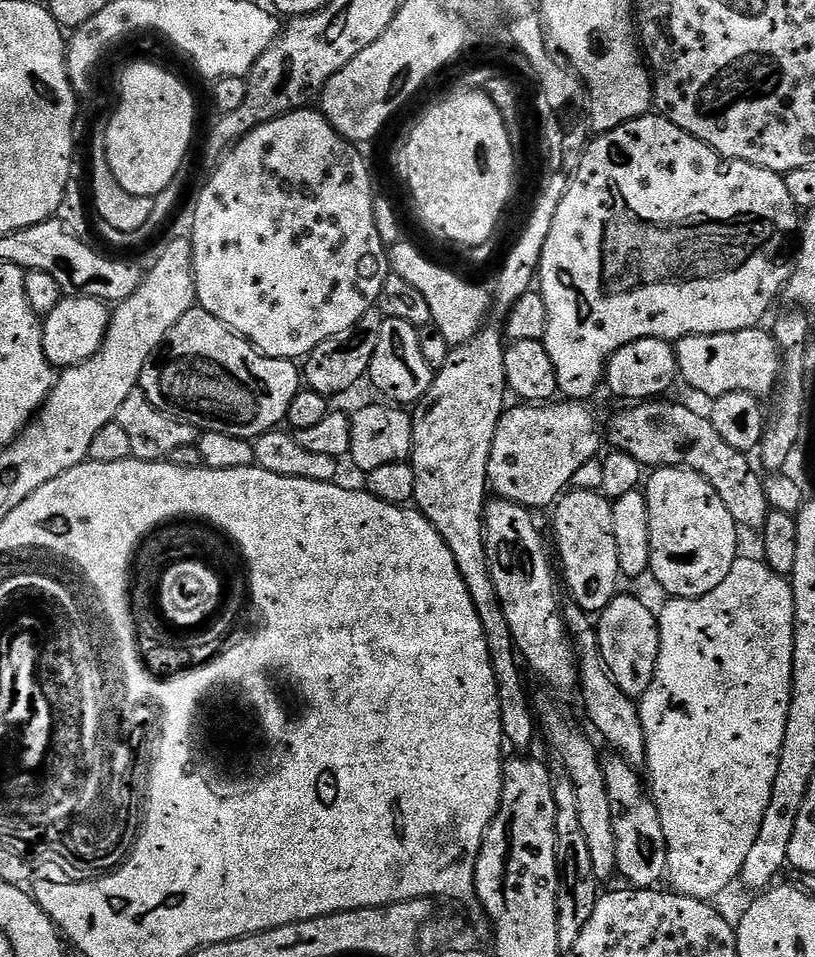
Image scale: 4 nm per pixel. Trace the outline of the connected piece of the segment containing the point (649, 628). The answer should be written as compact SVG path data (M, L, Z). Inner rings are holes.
M617 594L598 614L596 641L600 656L612 680L624 693L633 698L644 695L654 682L654 670L658 666L658 646L660 645L660 626L655 611L651 612L636 596Z

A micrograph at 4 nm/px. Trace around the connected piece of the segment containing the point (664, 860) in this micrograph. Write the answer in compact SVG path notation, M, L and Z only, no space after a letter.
M605 755L602 760L606 774L606 794L610 794L610 810L614 816L616 867L619 875L624 875L629 880L625 881L633 889L656 888L659 880L663 881L668 874L668 855L662 822L658 818L656 805L646 795L641 773L639 776L632 769L635 767L623 755L620 756Z

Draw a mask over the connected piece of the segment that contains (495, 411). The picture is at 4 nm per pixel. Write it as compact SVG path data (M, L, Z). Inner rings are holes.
M481 327L471 340L453 347L450 358L446 358L446 366L442 366L433 375L430 390L415 405L412 417L412 454L410 463L414 470L415 507L438 530L438 534L450 546L450 554L454 554L454 562L458 566L458 574L466 582L466 590L470 590L470 602L474 602L474 610L478 610L478 618L482 622L482 630L486 634L486 646L490 650L490 658L496 675L498 686L498 706L502 718L504 739L516 748L528 748L538 736L538 720L534 715L534 704L528 701L528 688L524 685L524 676L520 673L516 643L510 634L510 626L506 622L506 614L502 614L502 606L498 602L498 594L494 590L494 578L490 578L490 562L486 558L484 545L484 505L490 496L488 482L488 463L490 450L494 446L494 434L498 430L501 414L506 410L504 395L510 389L506 382L506 347L505 337L496 328Z

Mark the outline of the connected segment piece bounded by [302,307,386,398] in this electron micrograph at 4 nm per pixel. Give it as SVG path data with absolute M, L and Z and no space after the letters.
M379 307L366 310L350 330L342 334L334 334L334 338L326 338L302 361L302 380L311 391L329 398L348 392L361 379L368 375L370 358L374 358L374 349L378 346L378 333L382 330L382 322L386 319Z

